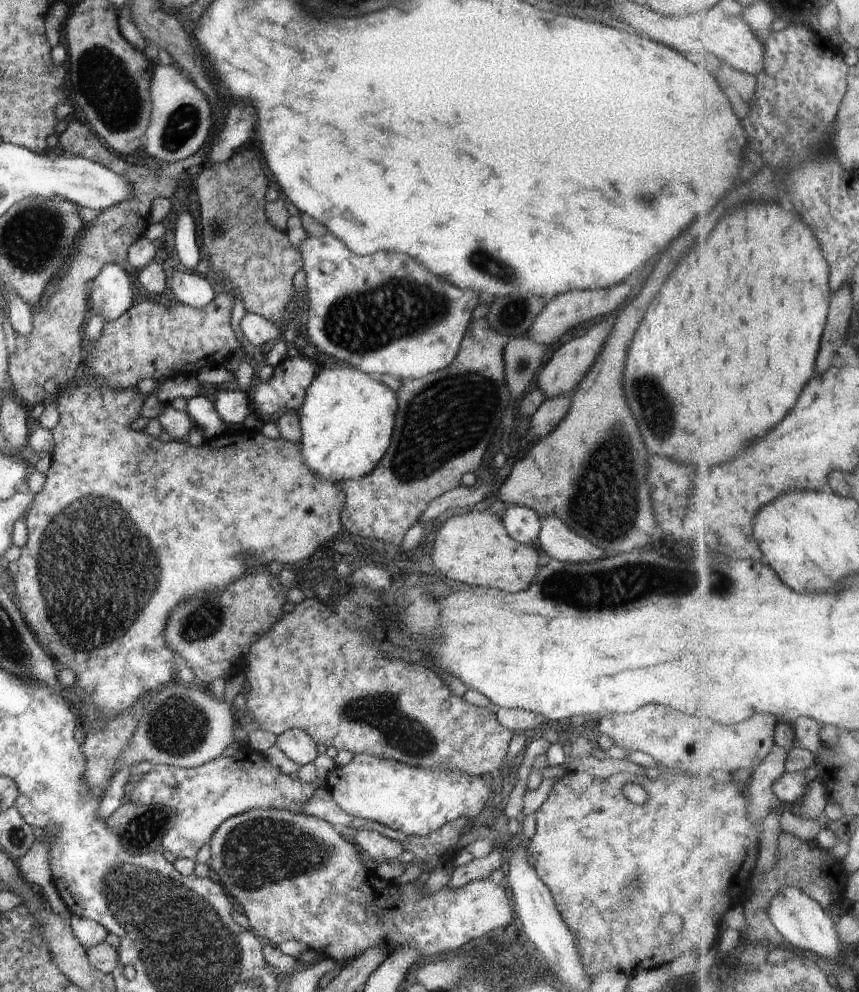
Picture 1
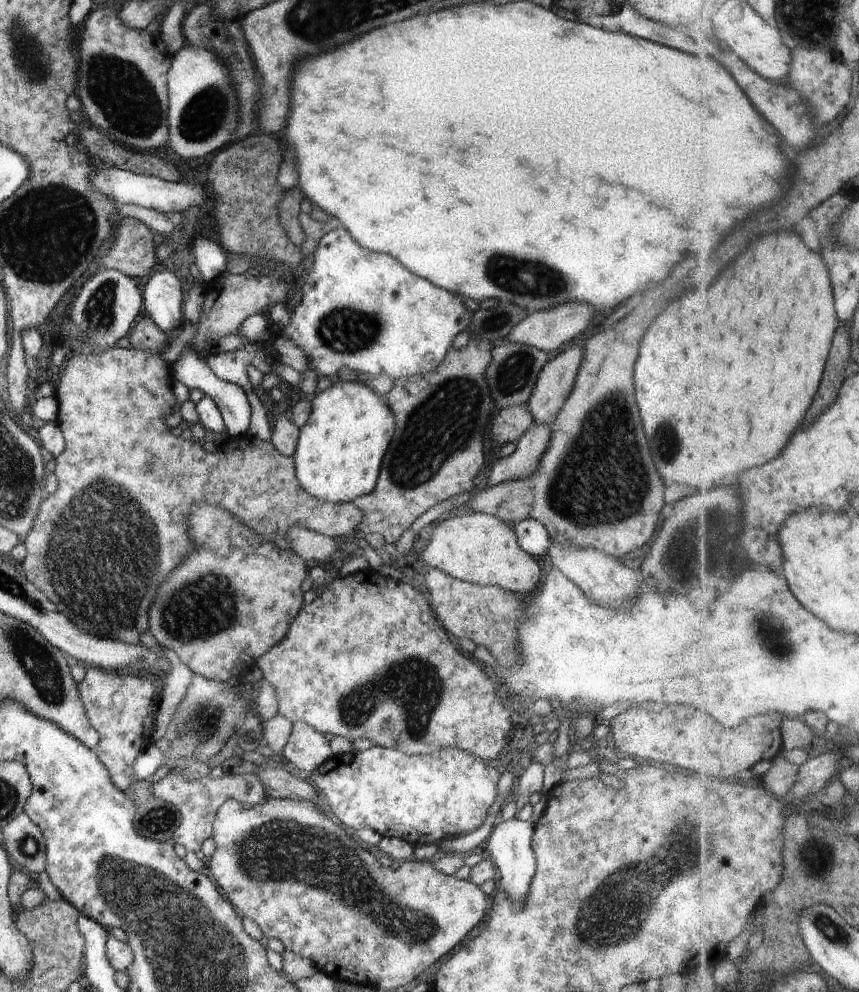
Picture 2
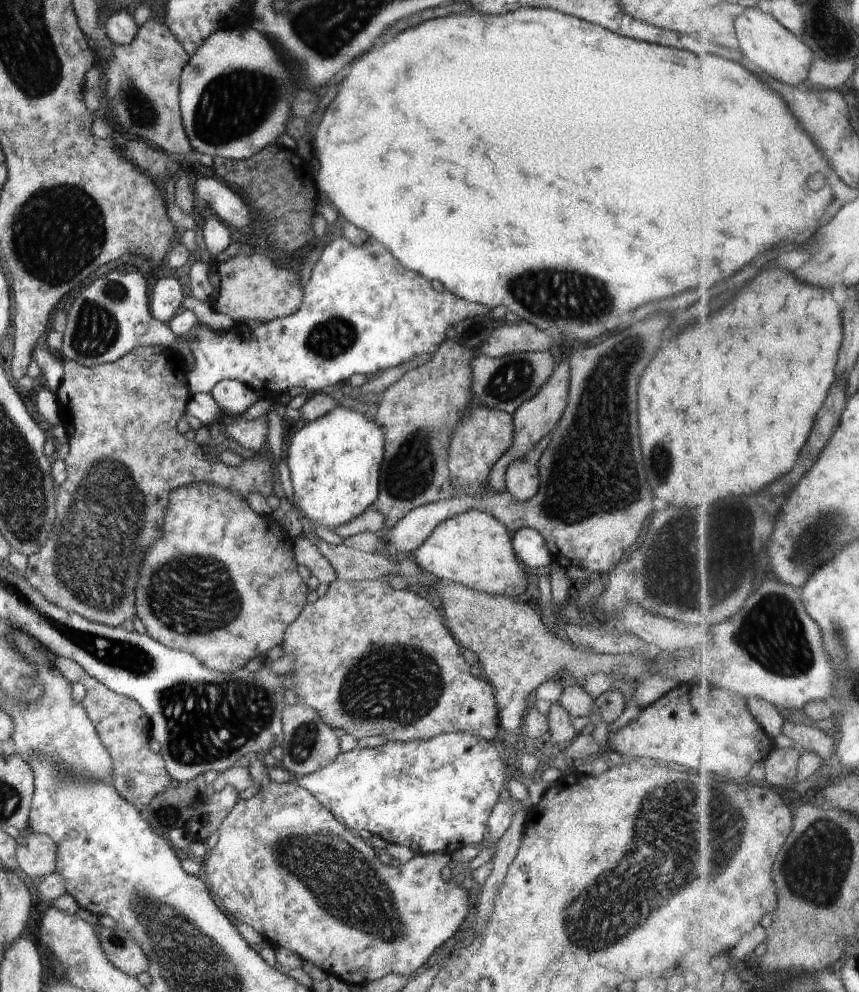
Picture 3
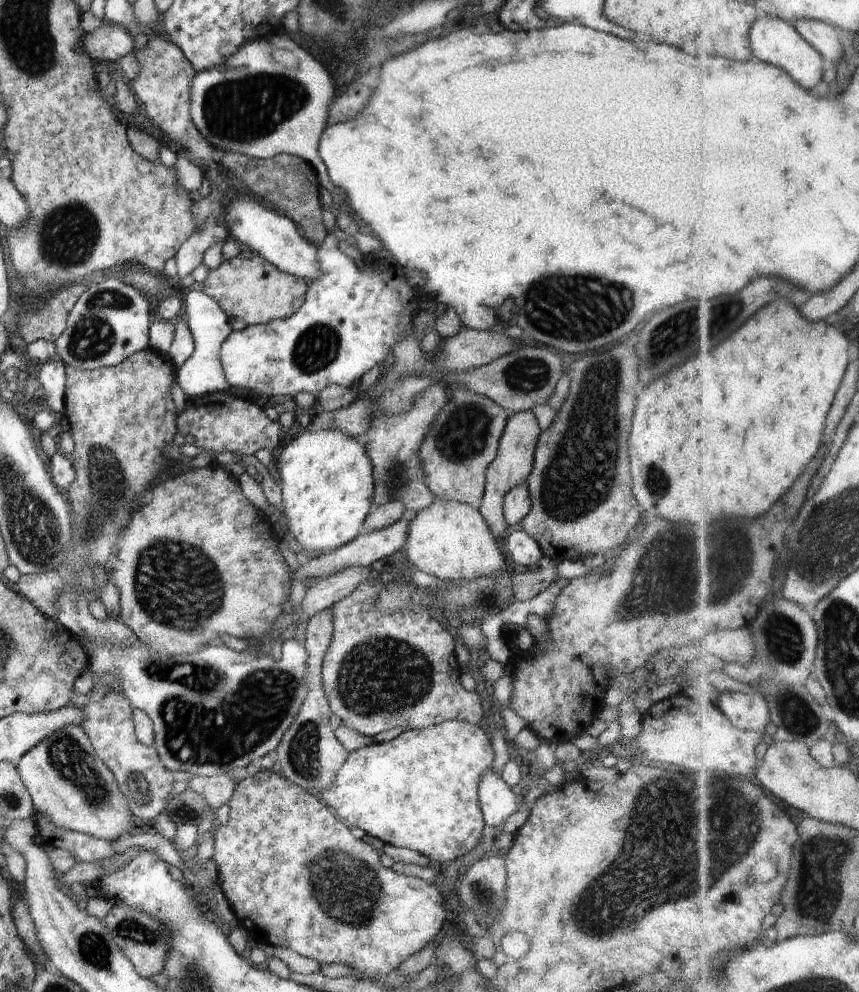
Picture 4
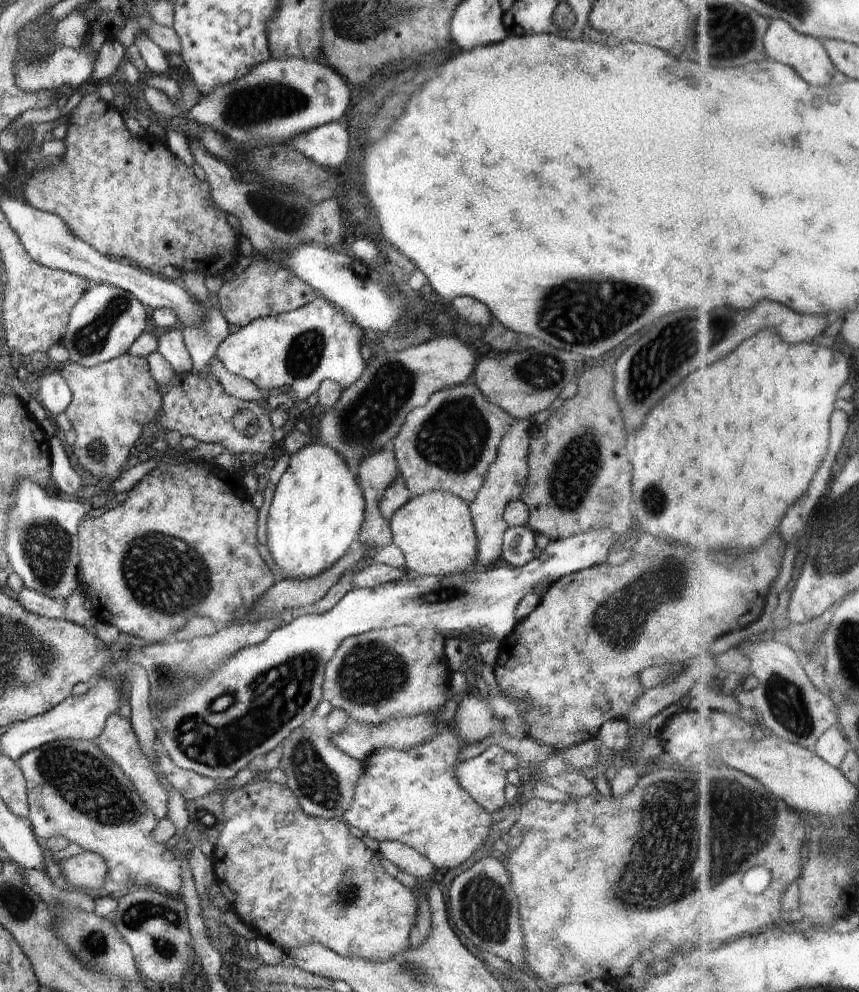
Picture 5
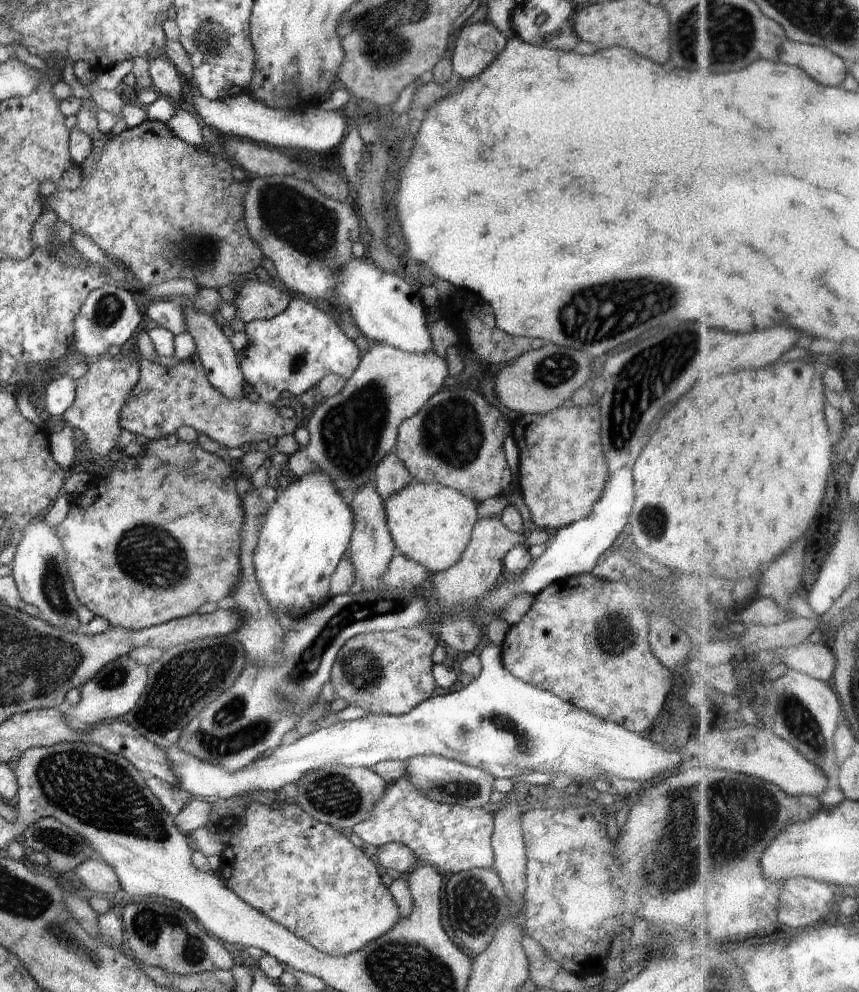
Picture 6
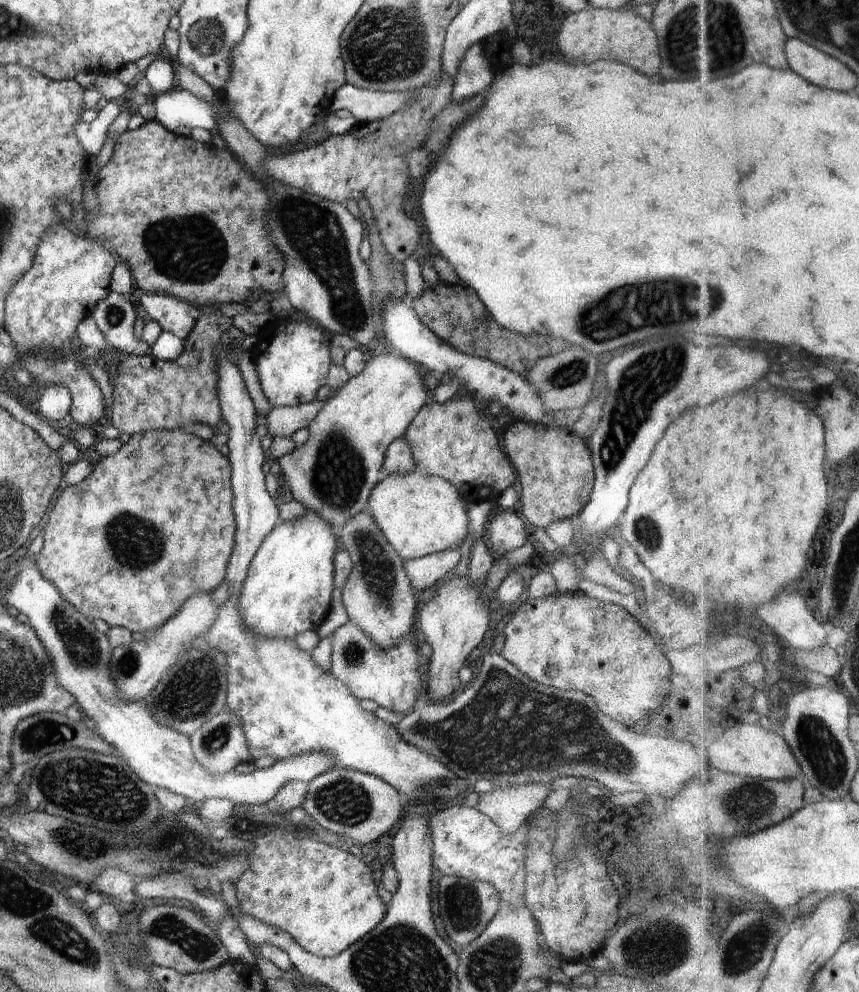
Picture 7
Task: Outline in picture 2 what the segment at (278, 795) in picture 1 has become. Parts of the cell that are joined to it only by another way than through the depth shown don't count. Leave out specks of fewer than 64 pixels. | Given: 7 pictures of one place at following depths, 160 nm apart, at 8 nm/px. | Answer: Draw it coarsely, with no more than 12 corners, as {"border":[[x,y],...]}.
{"border":[[168,770],[151,790],[182,814],[173,844],[198,852],[226,801],[268,799],[255,773],[189,781]]}

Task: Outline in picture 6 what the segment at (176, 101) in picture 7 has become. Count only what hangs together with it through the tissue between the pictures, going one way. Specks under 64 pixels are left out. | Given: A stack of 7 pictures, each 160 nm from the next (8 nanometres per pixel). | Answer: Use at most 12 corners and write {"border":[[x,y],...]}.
{"border":[[246,92],[190,95],[202,125],[276,148],[336,154],[340,110],[270,110]]}

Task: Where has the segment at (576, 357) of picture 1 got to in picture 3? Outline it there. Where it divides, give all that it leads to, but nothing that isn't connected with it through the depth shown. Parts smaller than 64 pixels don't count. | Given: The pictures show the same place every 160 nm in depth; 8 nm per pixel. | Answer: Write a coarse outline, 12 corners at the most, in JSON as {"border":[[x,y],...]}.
{"border":[[569,362],[512,414],[513,441],[491,466],[490,492],[556,426],[569,395]]}

